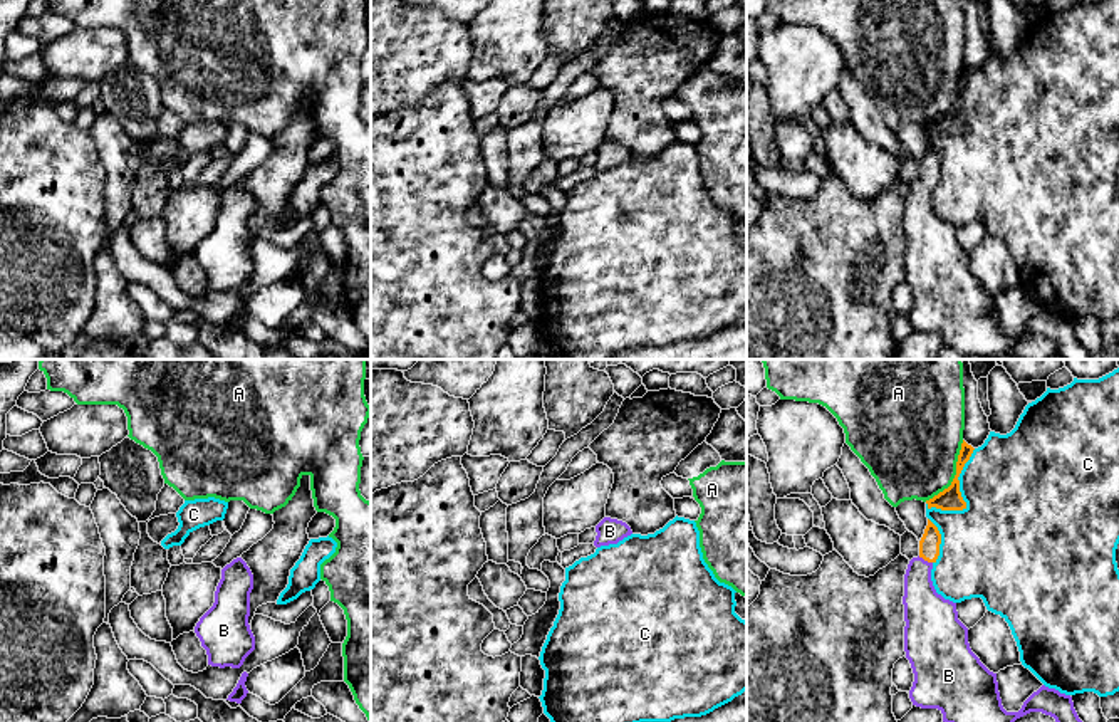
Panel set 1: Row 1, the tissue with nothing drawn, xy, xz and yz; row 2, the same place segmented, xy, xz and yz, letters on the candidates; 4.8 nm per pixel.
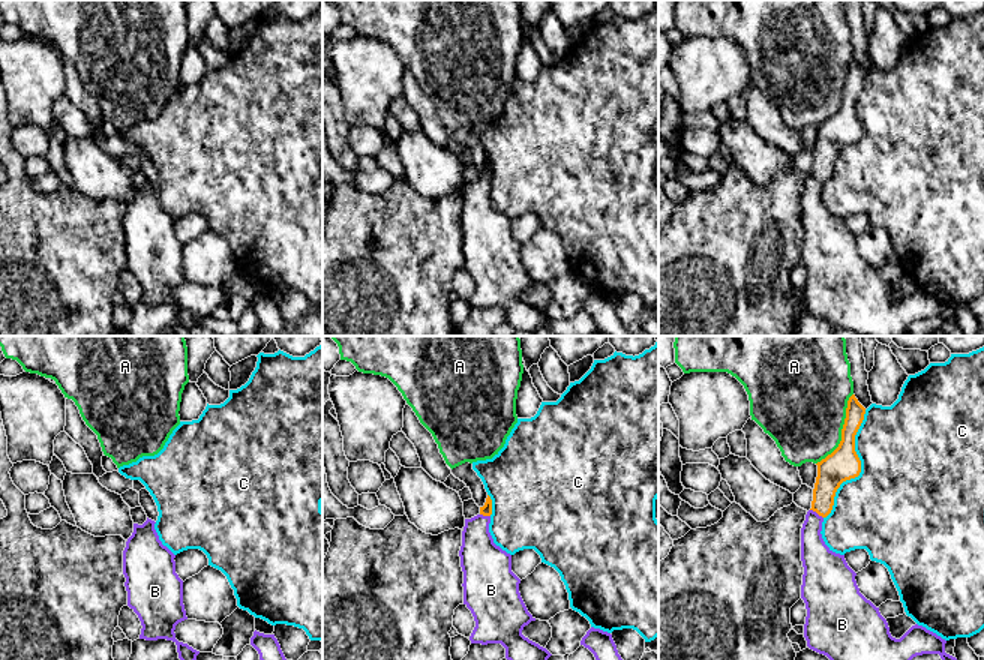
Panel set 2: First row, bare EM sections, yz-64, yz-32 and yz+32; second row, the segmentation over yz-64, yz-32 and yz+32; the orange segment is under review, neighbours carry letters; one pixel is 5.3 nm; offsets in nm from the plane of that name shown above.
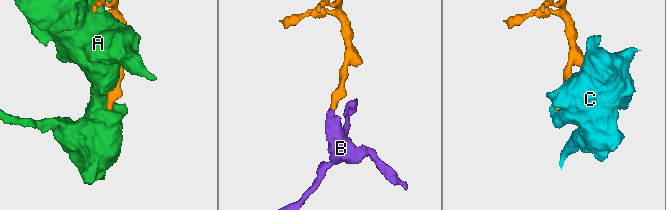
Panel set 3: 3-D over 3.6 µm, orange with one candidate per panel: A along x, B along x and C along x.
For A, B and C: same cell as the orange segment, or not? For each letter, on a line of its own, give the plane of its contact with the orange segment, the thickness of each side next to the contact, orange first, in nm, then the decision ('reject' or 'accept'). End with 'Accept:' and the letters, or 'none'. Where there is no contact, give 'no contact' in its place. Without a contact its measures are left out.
A: meets orange in yz; 110 nm thick on the orange side, 460 nm on the other; reject
B: meets orange in yz; 100 nm thick on the orange side, 200 nm on the other; accept
C: meets orange in yz; 110 nm thick on the orange side, 460 nm on the other; reject
Accept: B

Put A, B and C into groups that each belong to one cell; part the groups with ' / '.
A / B / C

